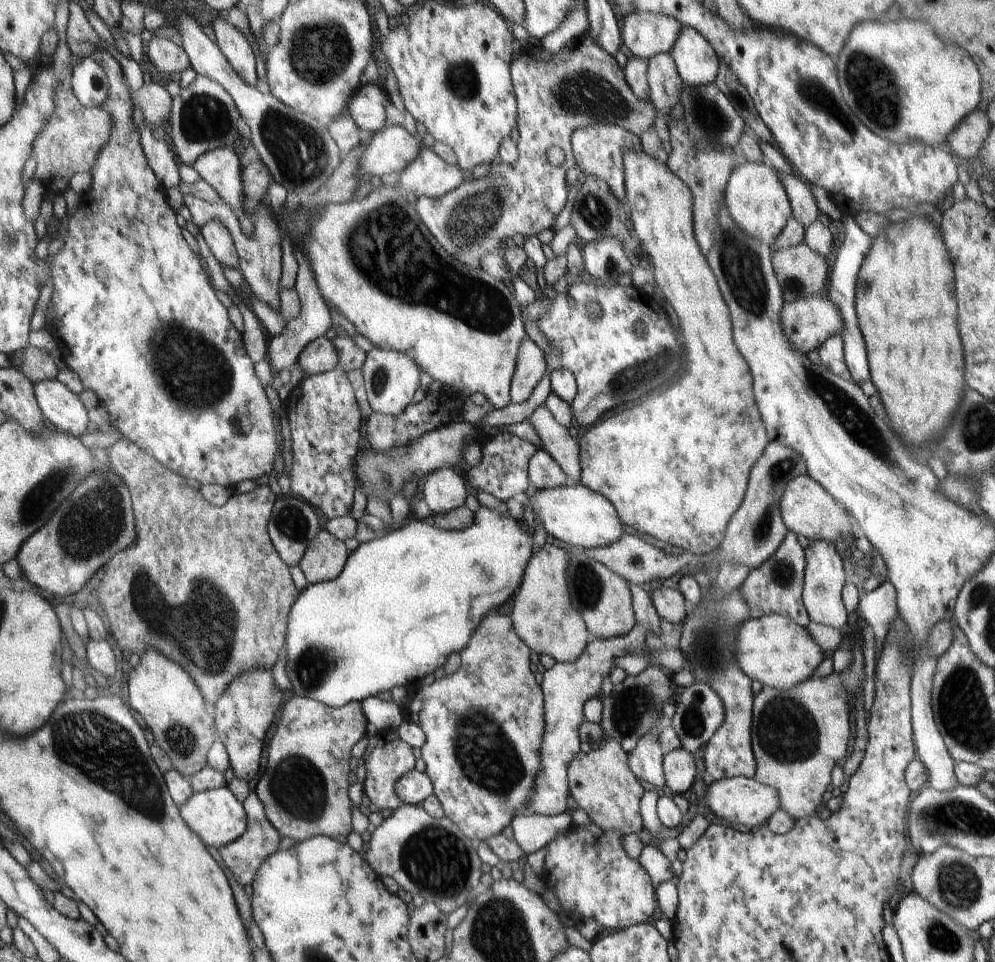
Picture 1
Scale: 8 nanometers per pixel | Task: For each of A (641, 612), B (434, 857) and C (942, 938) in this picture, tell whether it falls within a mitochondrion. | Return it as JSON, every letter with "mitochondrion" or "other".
{"A":"other","B":"mitochondrion","C":"mitochondrion"}

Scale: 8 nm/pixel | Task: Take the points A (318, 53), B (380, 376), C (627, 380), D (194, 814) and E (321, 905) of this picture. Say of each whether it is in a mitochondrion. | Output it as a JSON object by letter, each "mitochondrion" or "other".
{"A":"mitochondrion","B":"mitochondrion","C":"mitochondrion","D":"other","E":"other"}

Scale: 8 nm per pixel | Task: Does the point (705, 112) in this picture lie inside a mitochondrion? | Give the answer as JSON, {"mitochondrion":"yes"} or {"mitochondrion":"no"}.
{"mitochondrion":"yes"}

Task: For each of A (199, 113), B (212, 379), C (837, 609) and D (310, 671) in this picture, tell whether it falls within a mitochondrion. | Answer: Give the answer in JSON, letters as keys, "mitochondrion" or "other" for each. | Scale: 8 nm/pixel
{"A":"mitochondrion","B":"mitochondrion","C":"other","D":"mitochondrion"}

